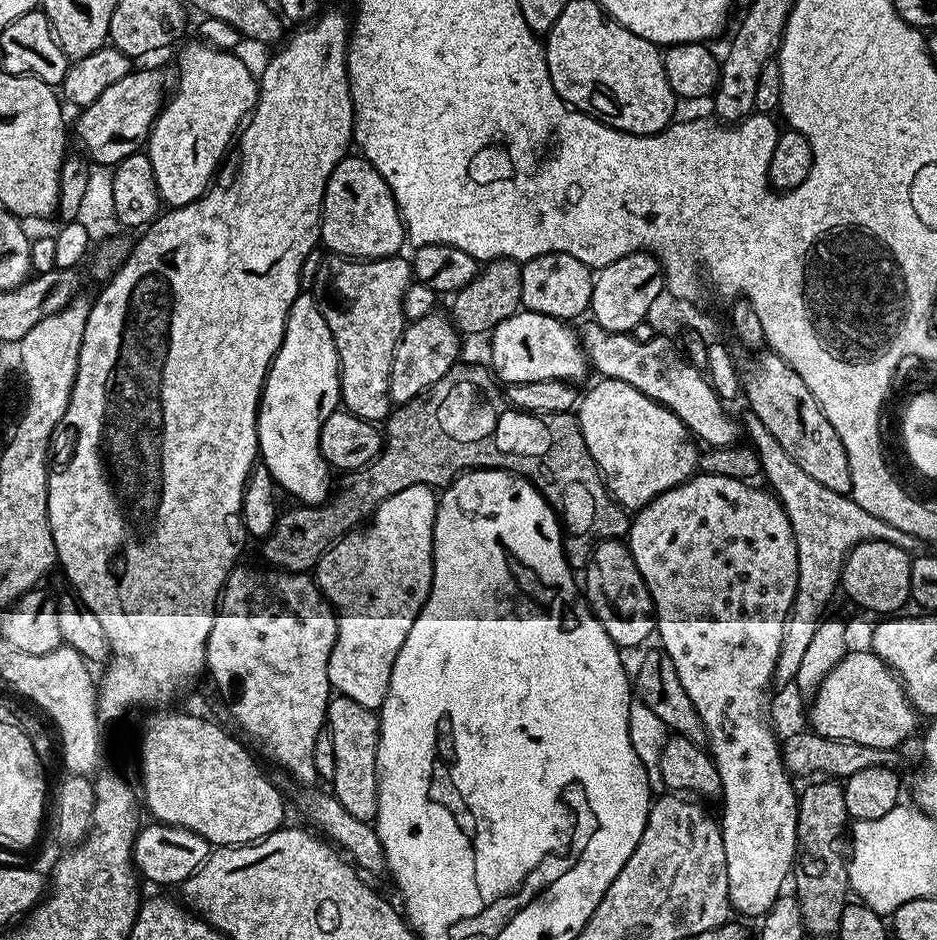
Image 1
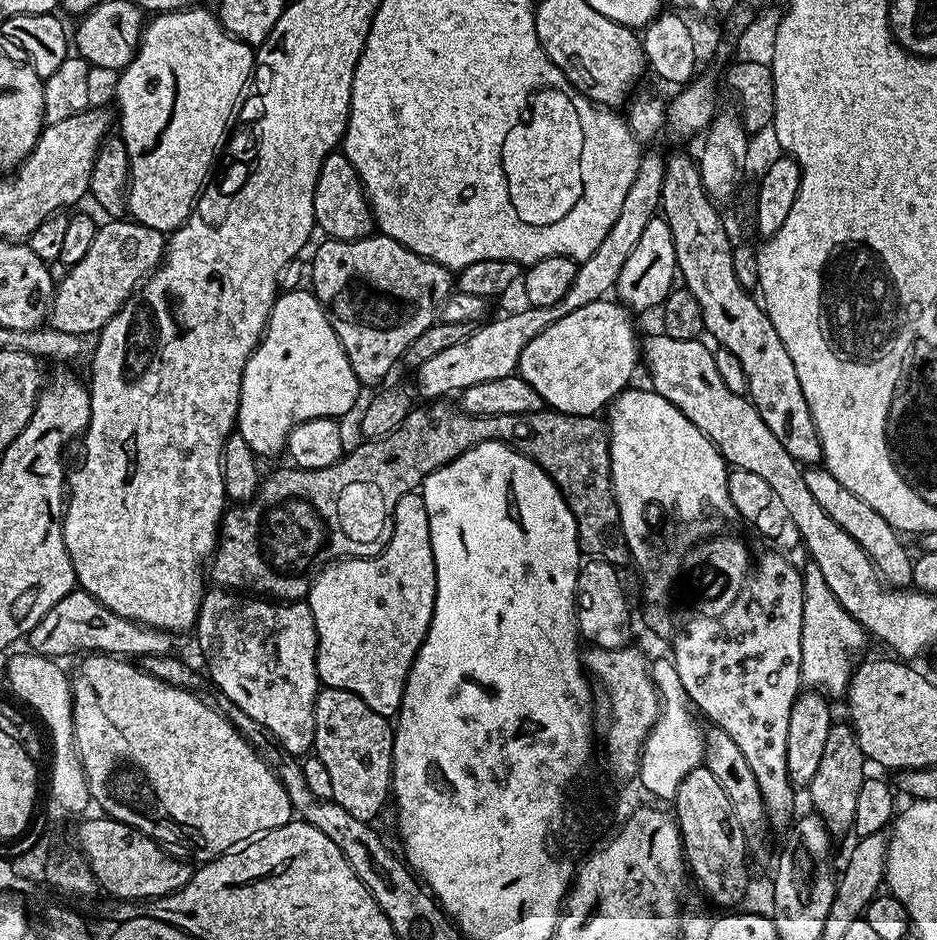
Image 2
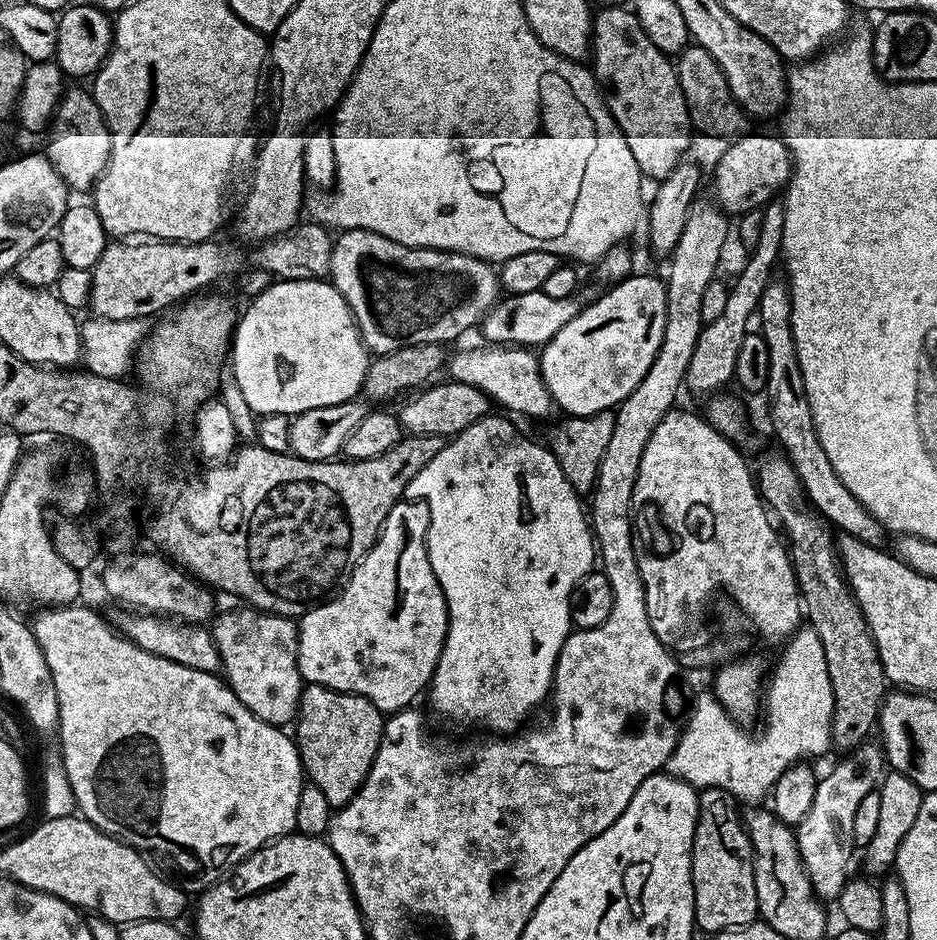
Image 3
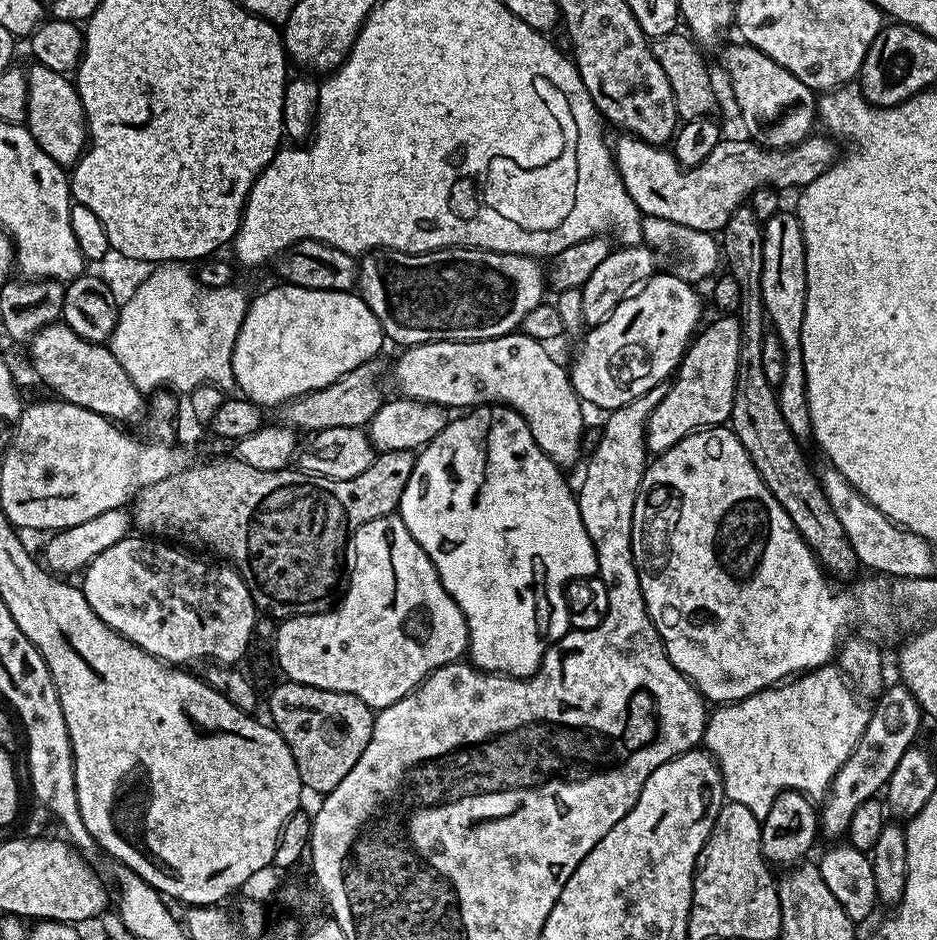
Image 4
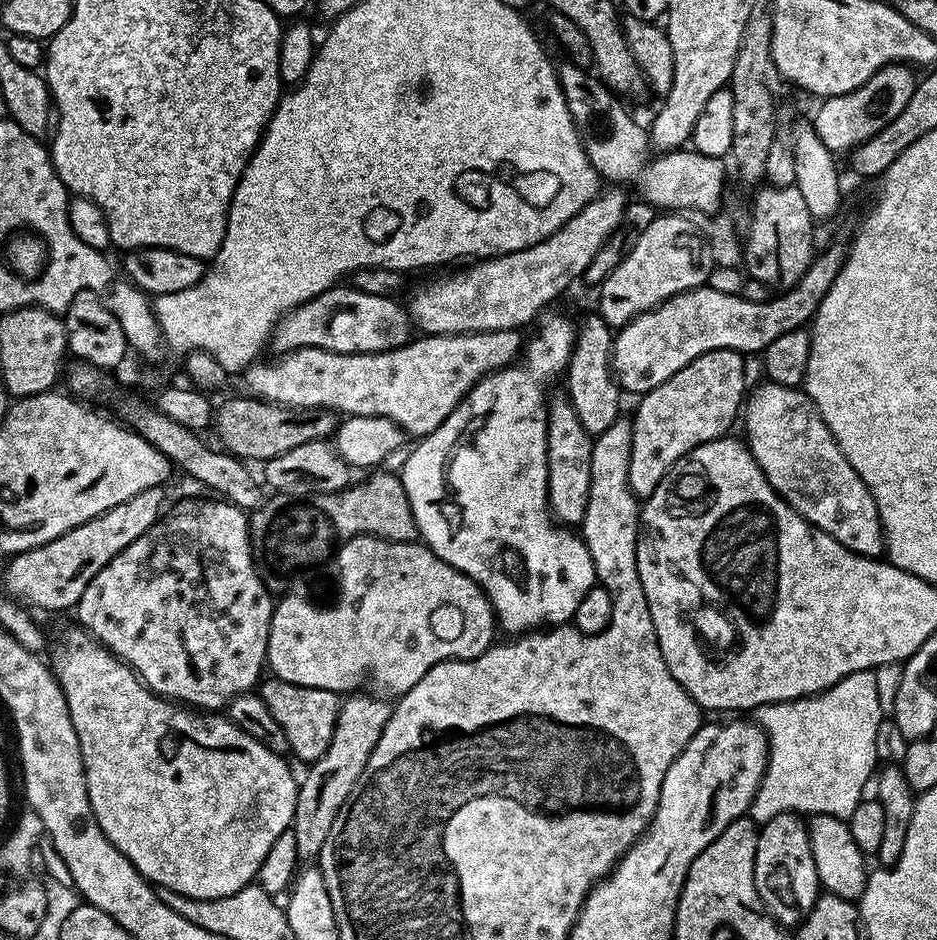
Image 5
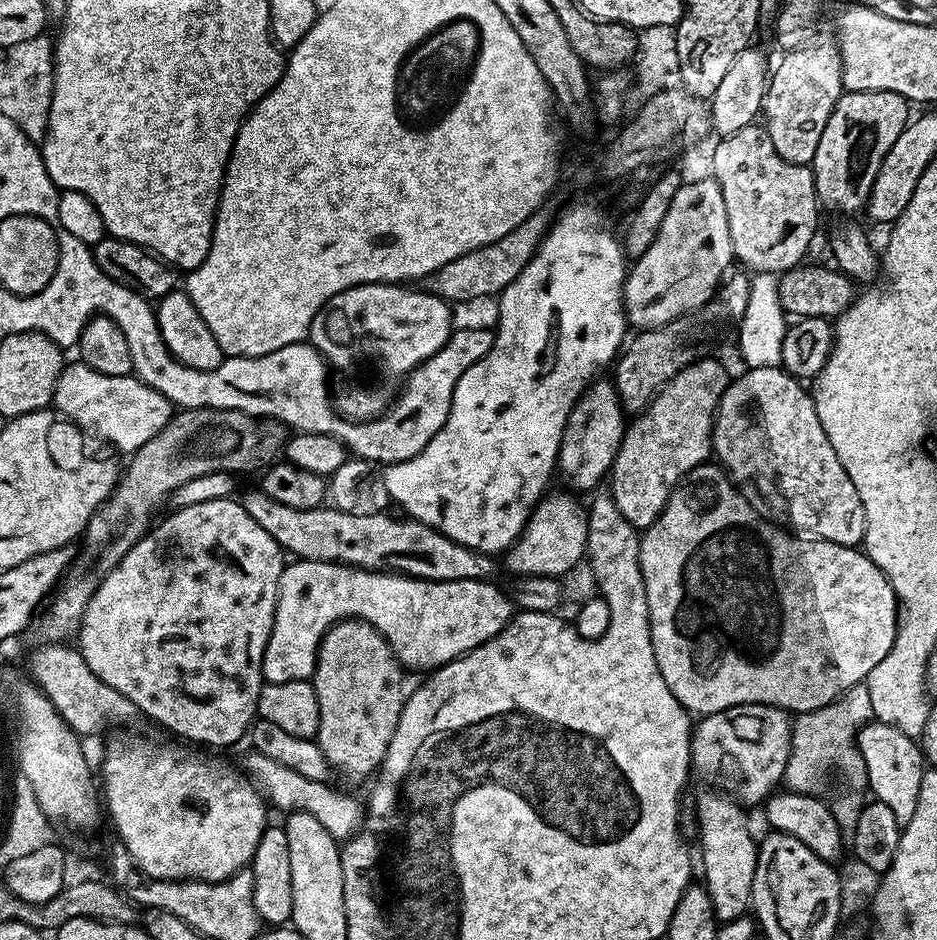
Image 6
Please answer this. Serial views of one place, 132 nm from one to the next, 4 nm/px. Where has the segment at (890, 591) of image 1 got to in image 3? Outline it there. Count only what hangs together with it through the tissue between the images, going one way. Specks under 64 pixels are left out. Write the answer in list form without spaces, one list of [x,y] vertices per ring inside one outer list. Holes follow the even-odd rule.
[[[773,279],[762,290],[762,298],[758,309],[758,320],[760,316],[759,335],[764,337],[766,346],[770,350],[770,374],[768,375],[768,387],[766,397],[768,396],[768,416],[772,419],[772,432],[780,439],[783,453],[787,456],[789,462],[794,466],[800,481],[804,486],[804,492],[810,501],[811,507],[819,512],[821,516],[826,517],[843,535],[853,536],[867,544],[877,546],[883,545],[886,537],[886,529],[879,520],[874,518],[874,514],[850,490],[846,488],[846,482],[838,478],[834,466],[830,466],[830,458],[826,458],[826,450],[822,450],[822,442],[818,442],[818,430],[814,426],[814,414],[810,410],[810,402],[806,394],[806,382],[802,378],[802,366],[798,362],[798,350],[794,342],[792,333],[792,293],[788,291],[788,285],[783,279]]]

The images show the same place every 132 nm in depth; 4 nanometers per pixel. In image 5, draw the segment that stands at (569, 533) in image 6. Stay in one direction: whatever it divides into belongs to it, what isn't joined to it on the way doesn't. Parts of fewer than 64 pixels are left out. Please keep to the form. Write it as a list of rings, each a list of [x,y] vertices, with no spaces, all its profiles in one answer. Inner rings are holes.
[[[564,394],[553,395],[548,402],[548,506],[561,526],[583,525],[590,498],[592,442],[593,437],[574,414],[572,401]]]

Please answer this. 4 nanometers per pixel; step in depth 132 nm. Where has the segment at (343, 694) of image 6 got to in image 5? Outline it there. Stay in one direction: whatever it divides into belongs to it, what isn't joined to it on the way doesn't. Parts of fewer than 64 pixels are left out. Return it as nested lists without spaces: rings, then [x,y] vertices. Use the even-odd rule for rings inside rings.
[[[364,694],[349,695],[341,703],[334,738],[330,738],[326,754],[311,761],[307,765],[308,773],[299,781],[290,831],[294,834],[295,844],[298,845],[300,862],[315,861],[322,846],[326,846],[326,838],[330,838],[330,830],[334,830],[334,822],[346,798],[352,796],[358,778],[362,778],[362,770],[366,770],[366,762],[370,762],[370,754],[374,754],[374,746],[378,746],[378,738],[382,738],[382,730],[392,713],[393,705],[379,700],[384,699],[379,695],[360,695]]]

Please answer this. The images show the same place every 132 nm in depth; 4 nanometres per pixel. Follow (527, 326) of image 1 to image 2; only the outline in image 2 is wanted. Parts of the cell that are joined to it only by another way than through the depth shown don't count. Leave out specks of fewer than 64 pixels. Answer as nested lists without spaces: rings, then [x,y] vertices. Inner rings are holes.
[[[615,299],[590,302],[530,341],[522,350],[518,374],[538,390],[549,409],[571,416],[603,413],[633,383],[636,364],[638,368],[638,336],[636,340],[631,318],[629,309]]]

